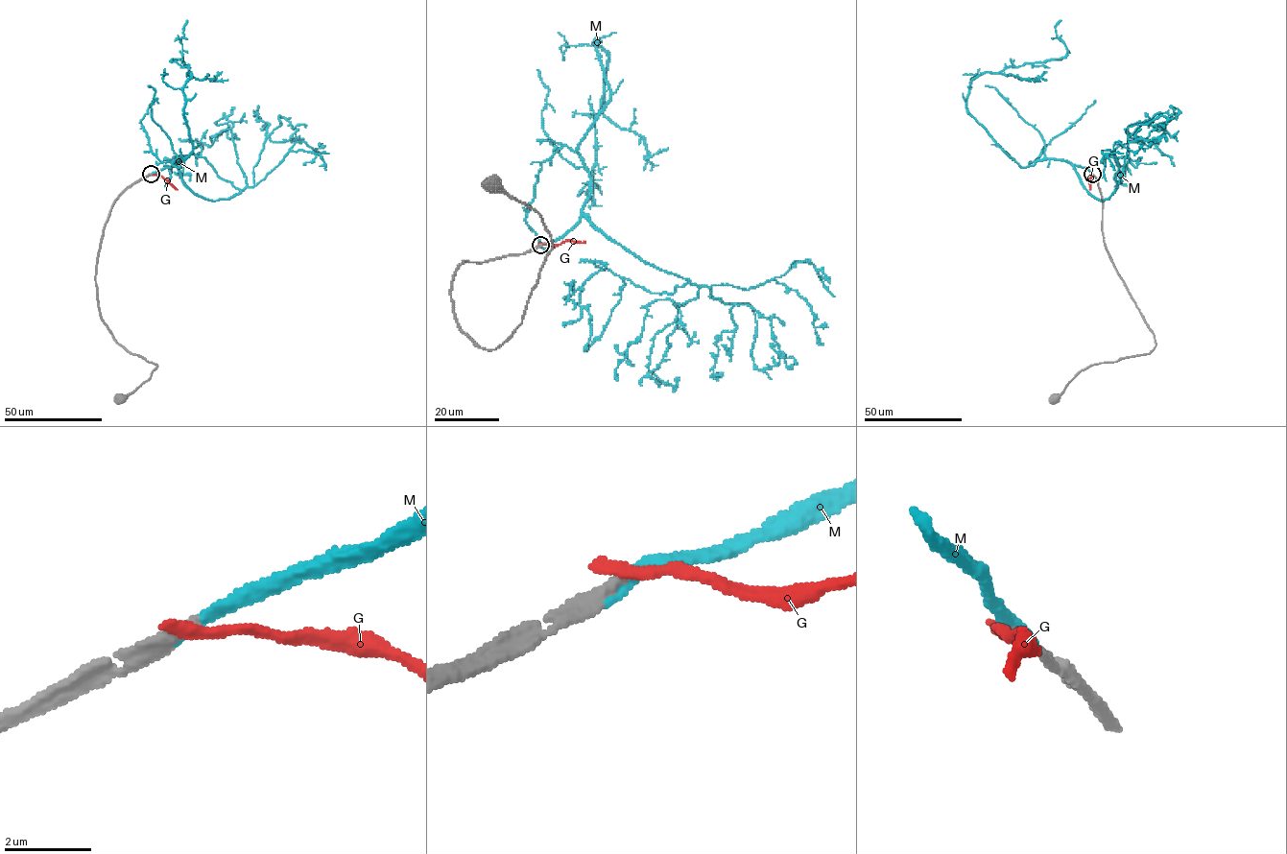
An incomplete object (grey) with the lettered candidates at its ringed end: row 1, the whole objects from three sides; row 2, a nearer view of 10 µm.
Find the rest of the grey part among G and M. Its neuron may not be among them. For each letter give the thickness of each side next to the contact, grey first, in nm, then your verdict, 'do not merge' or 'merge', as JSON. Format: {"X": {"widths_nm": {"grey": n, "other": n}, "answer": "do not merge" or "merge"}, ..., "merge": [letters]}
{"G": {"widths_nm": {"grey": 320, "other": 340}, "answer": "do not merge"}, "M": {"widths_nm": {"grey": 360, "other": 260}, "answer": "merge"}, "merge": ["M"]}

